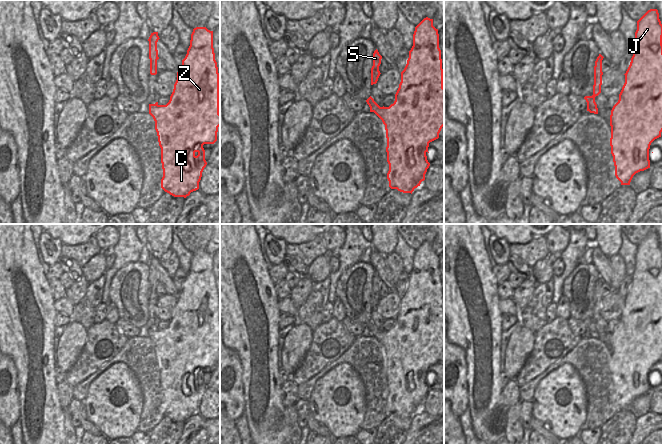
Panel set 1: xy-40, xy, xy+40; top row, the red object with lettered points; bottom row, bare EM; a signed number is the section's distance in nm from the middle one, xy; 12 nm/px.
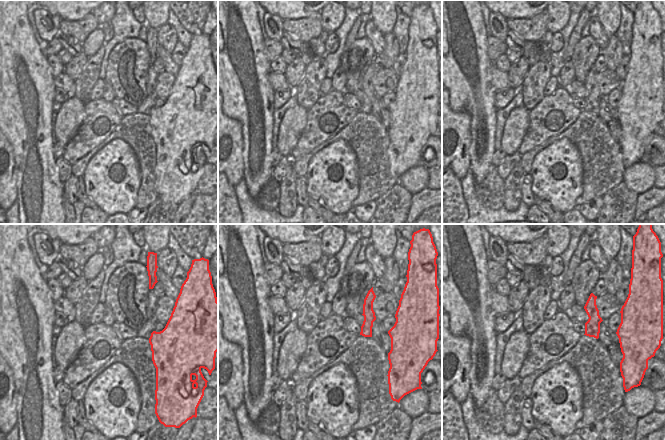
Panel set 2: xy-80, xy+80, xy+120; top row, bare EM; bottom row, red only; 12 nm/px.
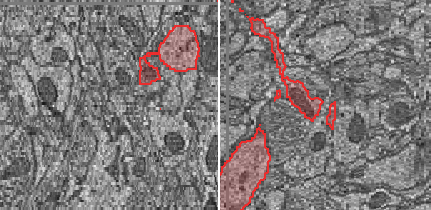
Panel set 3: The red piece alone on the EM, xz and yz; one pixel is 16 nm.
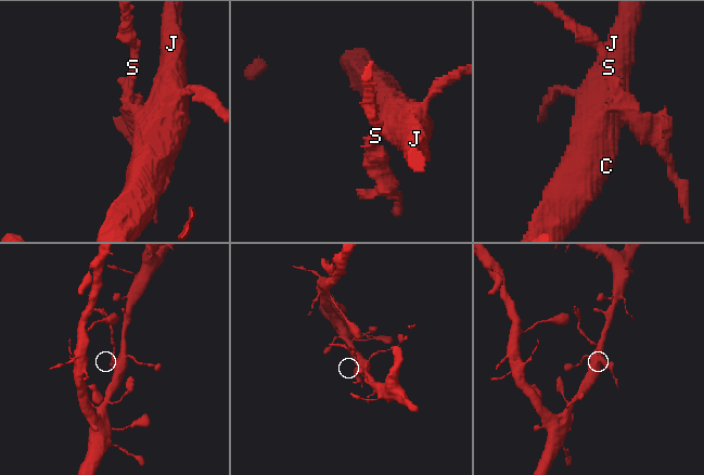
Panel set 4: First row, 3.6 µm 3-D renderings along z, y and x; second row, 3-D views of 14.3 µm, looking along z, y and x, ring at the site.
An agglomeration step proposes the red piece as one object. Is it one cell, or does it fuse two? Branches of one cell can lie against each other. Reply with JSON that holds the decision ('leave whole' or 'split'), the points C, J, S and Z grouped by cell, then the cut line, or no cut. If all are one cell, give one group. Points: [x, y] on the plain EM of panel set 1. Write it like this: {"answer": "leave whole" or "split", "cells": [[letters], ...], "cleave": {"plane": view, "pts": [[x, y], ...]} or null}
{"answer": "split", "cells": [["C", "J", "Z"], ["S"]], "cleave": {"plane": "xy", "pts": [[384, 331], [378, 331], [374, 336]]}}

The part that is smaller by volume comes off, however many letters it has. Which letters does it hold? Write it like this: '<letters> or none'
S.

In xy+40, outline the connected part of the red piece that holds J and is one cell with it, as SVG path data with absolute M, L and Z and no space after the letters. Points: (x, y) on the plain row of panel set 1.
M657 233L648 234L638 245L635 271L626 295L625 307L610 339L611 378L615 400L621 409L630 409L633 400L650 392L651 367L662 356L662 248Z

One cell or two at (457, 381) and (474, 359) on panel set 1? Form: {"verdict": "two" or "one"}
{"verdict": "two"}

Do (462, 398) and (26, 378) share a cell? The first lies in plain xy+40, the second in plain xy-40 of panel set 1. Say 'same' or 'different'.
different

